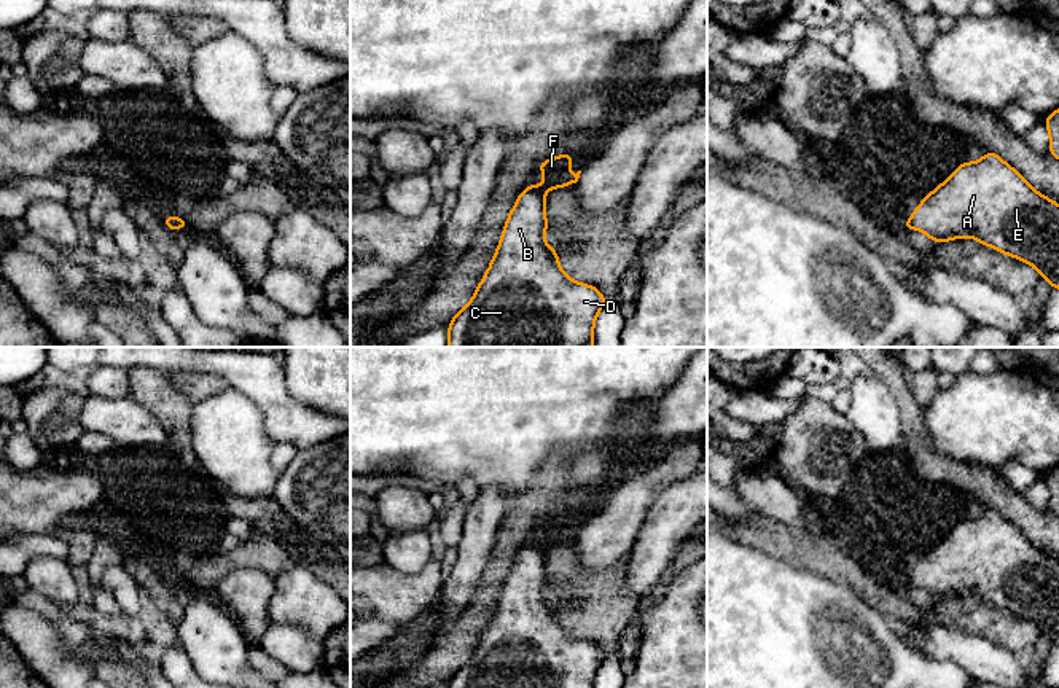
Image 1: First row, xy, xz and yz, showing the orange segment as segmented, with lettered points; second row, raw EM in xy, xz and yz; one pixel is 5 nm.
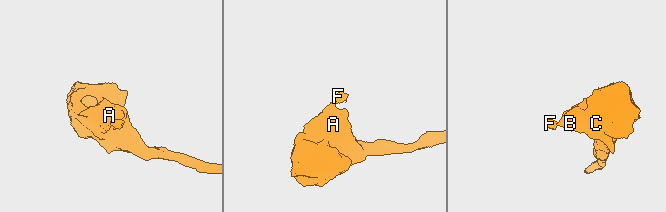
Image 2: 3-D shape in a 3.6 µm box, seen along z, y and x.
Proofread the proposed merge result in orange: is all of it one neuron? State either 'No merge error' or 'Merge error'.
Merge error

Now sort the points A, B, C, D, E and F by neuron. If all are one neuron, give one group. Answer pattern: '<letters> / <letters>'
A B C D E / F

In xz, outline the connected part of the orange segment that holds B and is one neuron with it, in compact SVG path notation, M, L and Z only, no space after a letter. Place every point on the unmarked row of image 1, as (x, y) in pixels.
M524 546L508 570L487 629L468 661L446 682L449 688L594 688L607 653L562 627L556 607L545 599L546 586L545 553Z

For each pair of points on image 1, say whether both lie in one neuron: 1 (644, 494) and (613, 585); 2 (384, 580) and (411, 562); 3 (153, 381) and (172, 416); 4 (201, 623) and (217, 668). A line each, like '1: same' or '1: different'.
1: different
2: different
3: same
4: same

